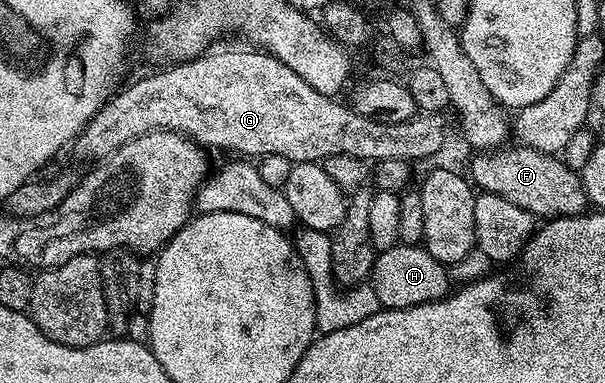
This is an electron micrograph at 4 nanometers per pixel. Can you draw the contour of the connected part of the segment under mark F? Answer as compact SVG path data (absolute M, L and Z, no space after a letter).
M517 144L516 149L501 147L480 151L469 163L467 172L477 190L500 195L518 208L532 212L537 219L578 217L589 208L588 196L580 182L579 172L572 170L559 156L529 149Z

